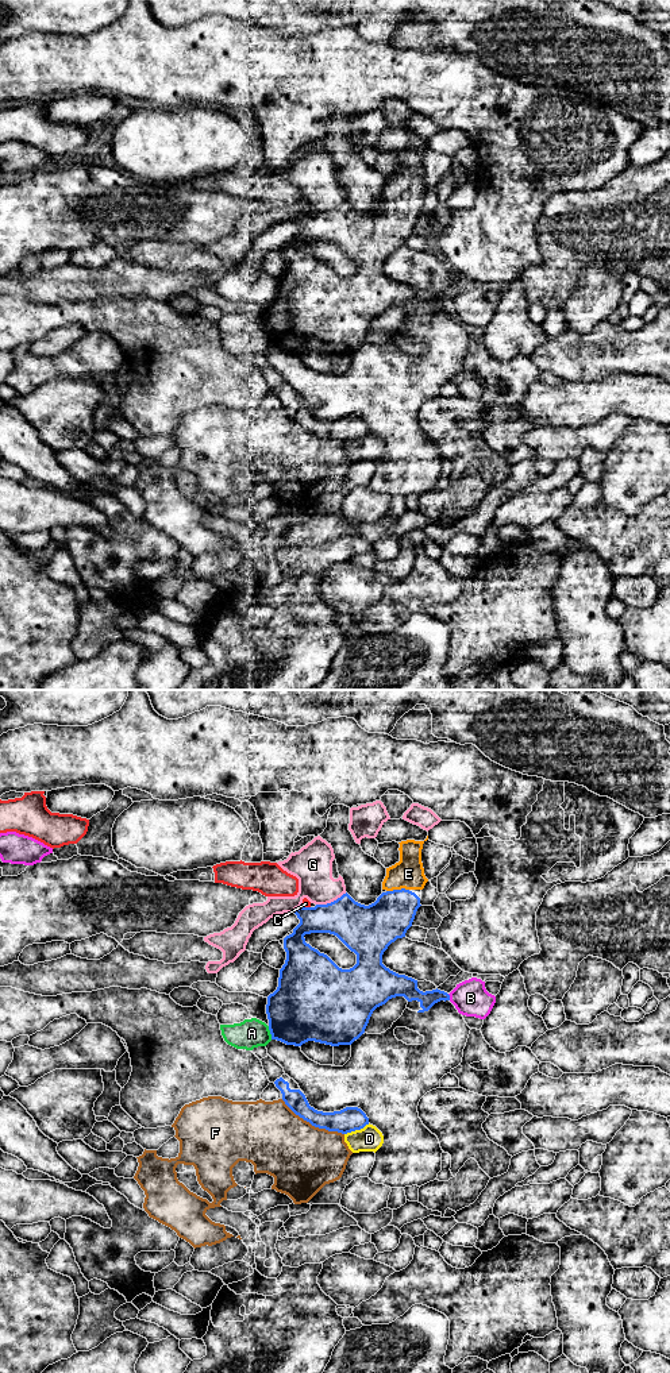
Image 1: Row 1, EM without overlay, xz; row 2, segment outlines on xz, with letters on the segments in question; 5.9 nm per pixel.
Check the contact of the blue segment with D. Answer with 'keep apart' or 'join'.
keep apart

